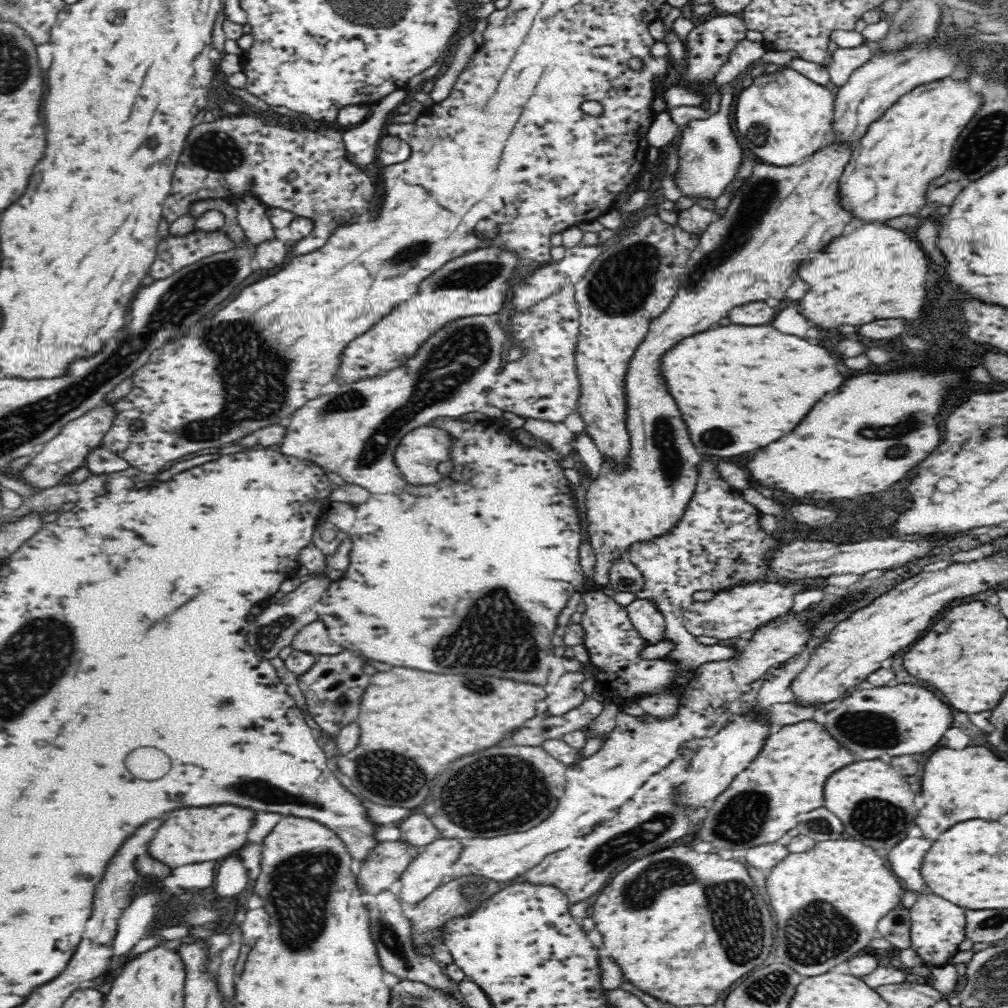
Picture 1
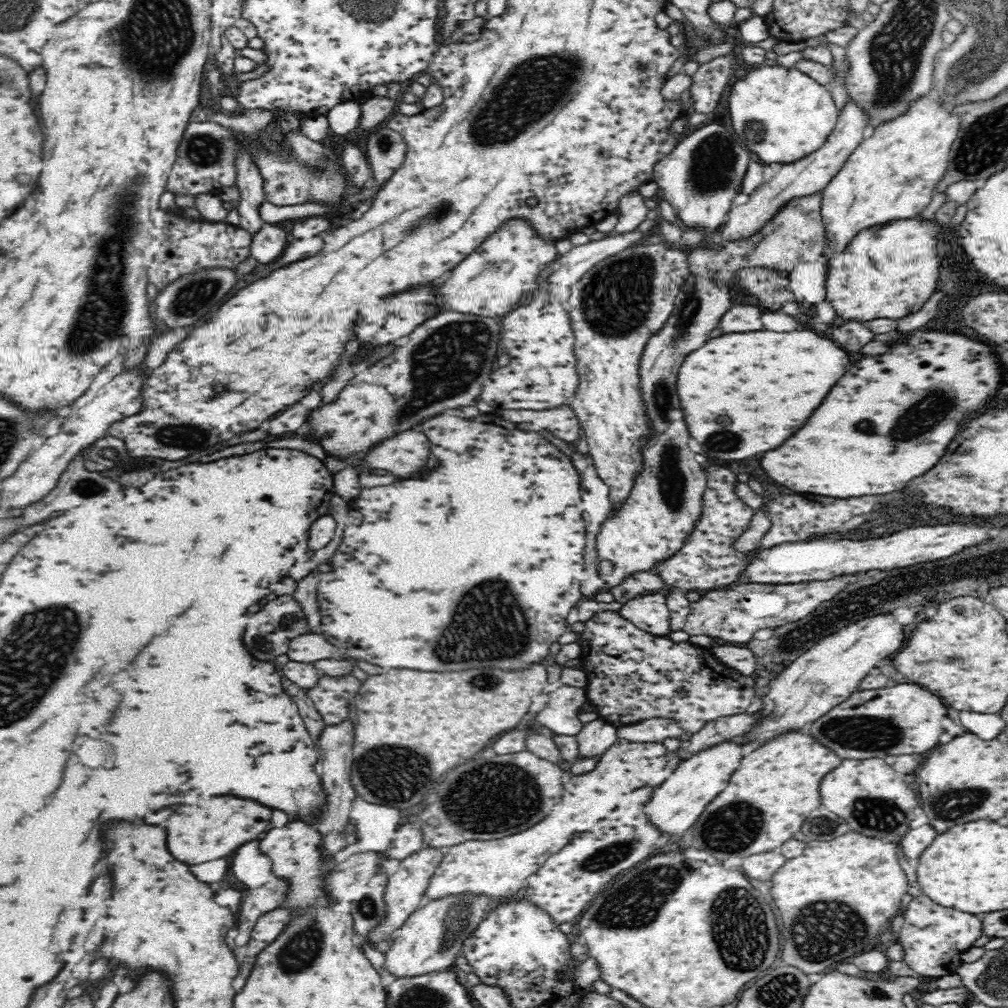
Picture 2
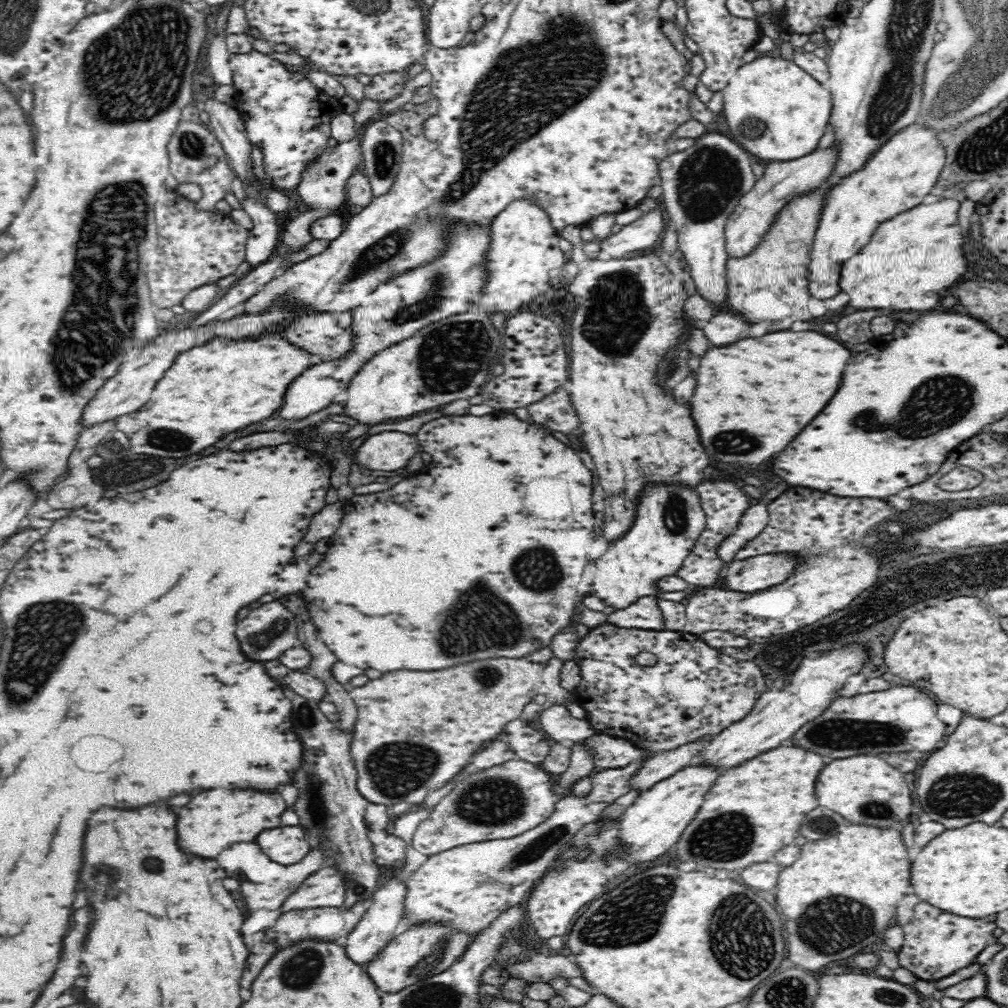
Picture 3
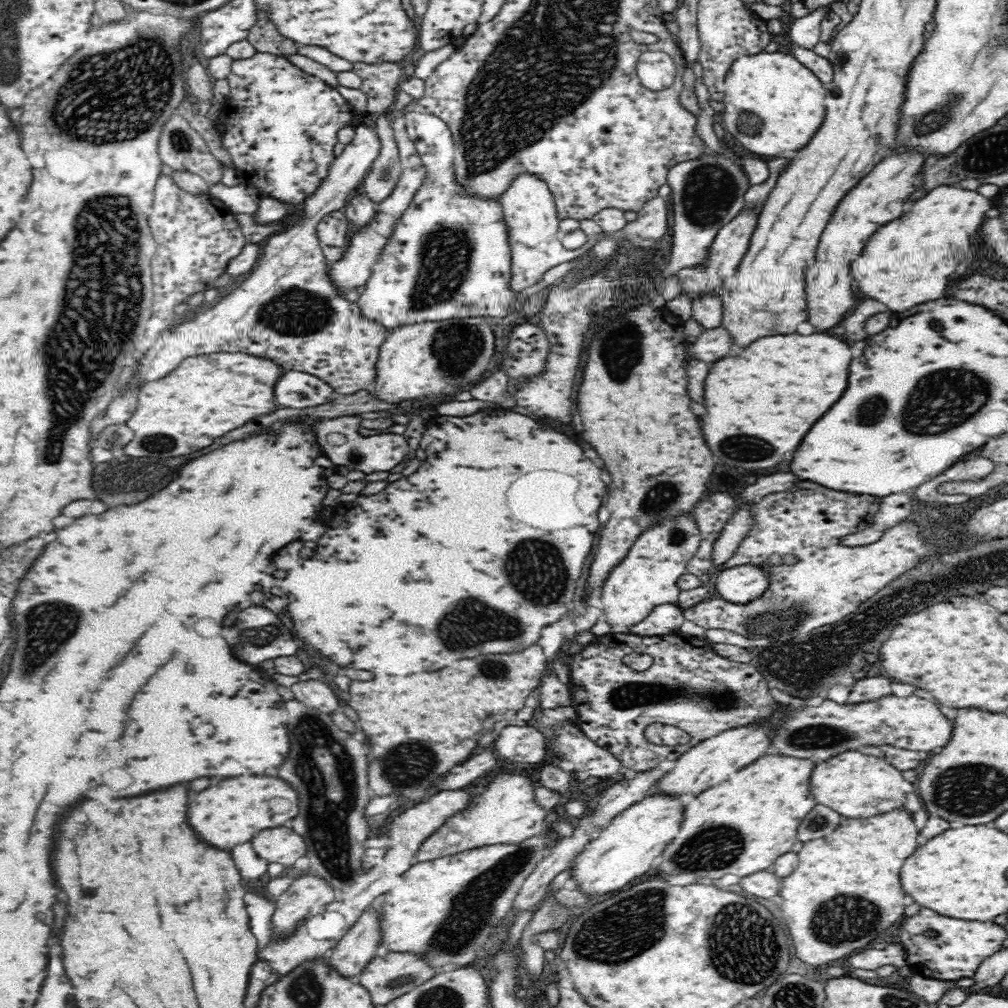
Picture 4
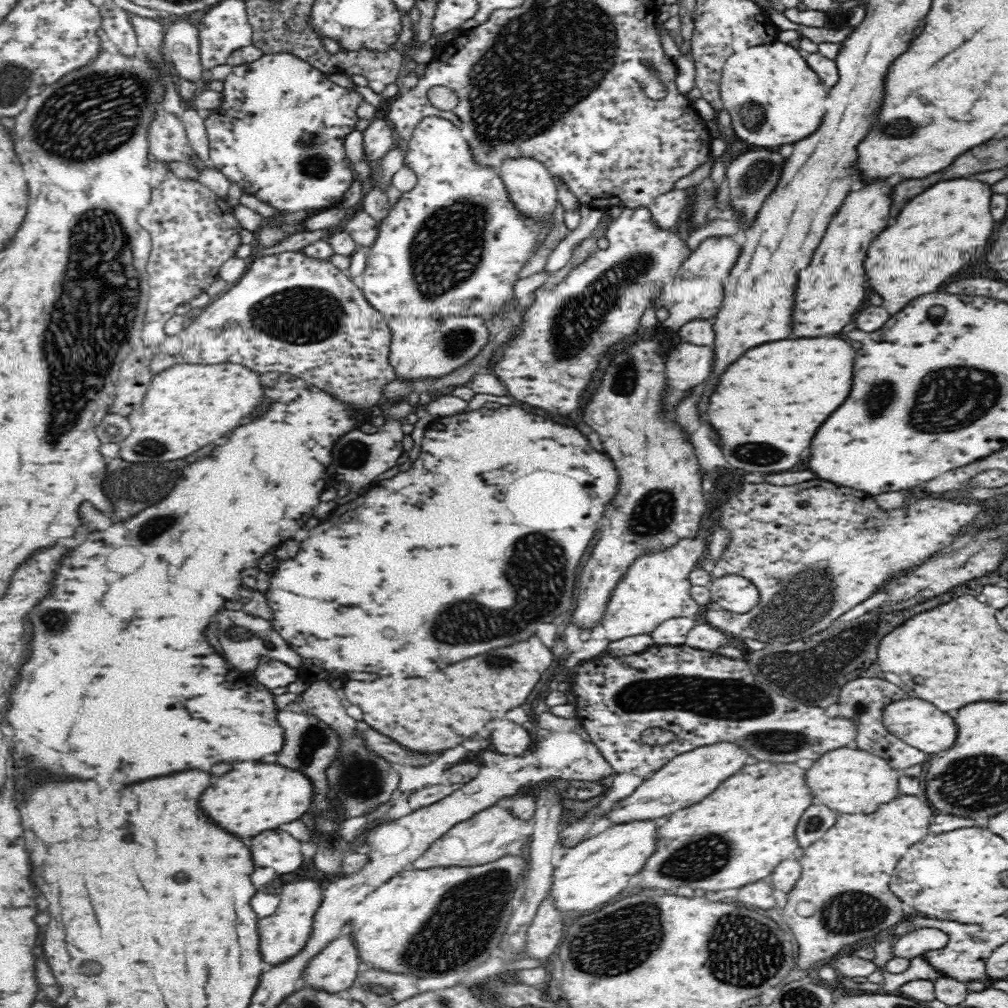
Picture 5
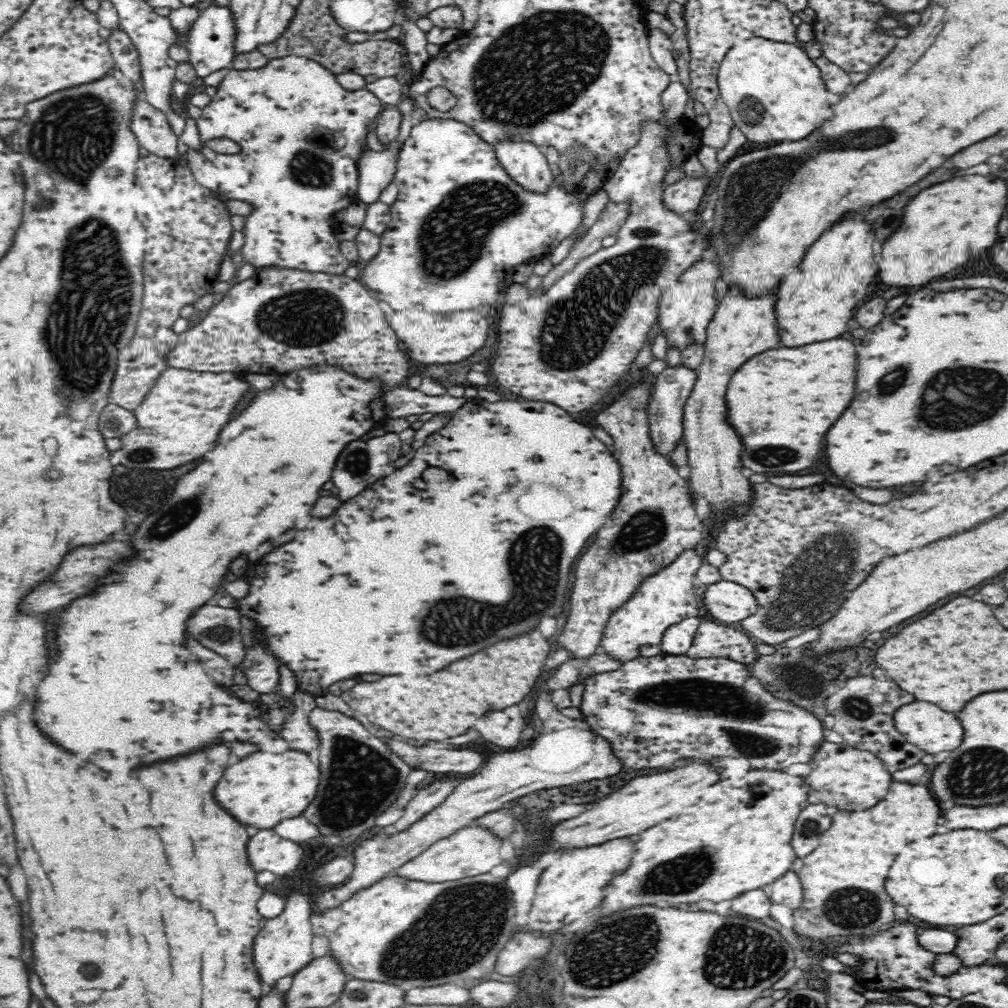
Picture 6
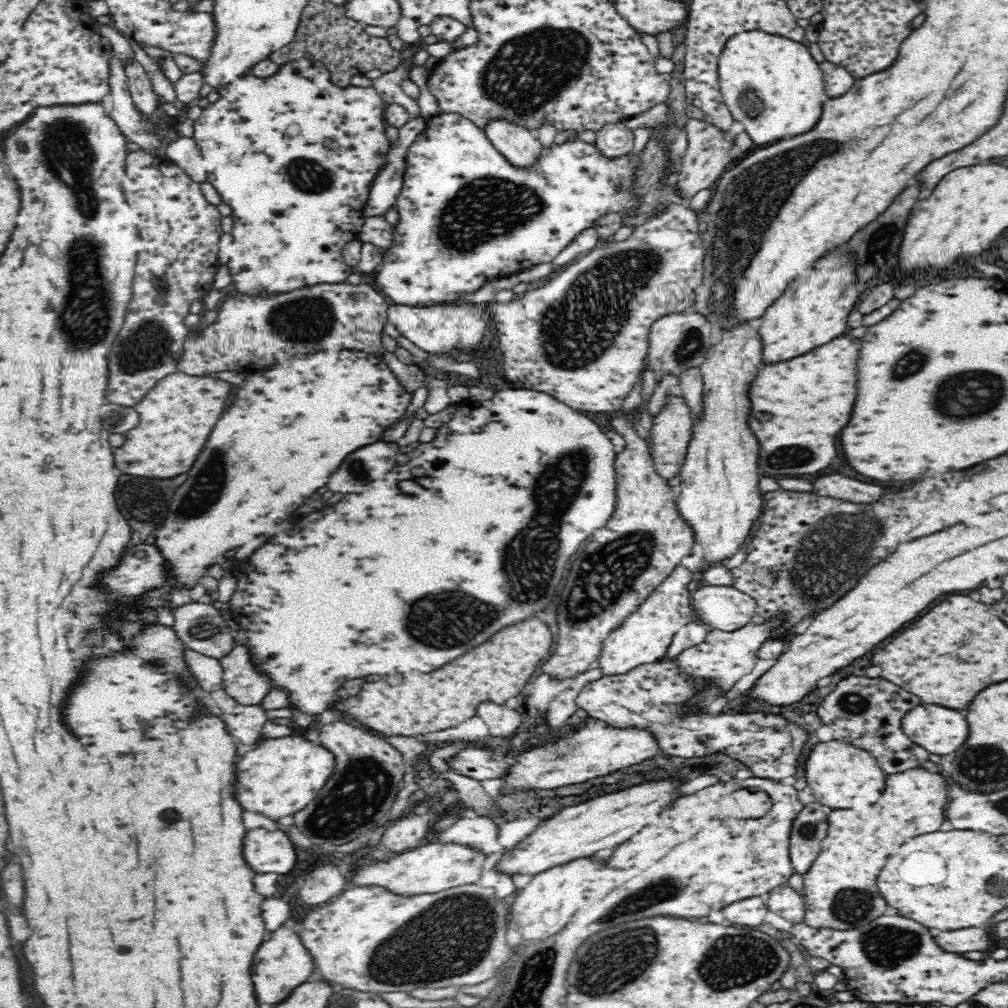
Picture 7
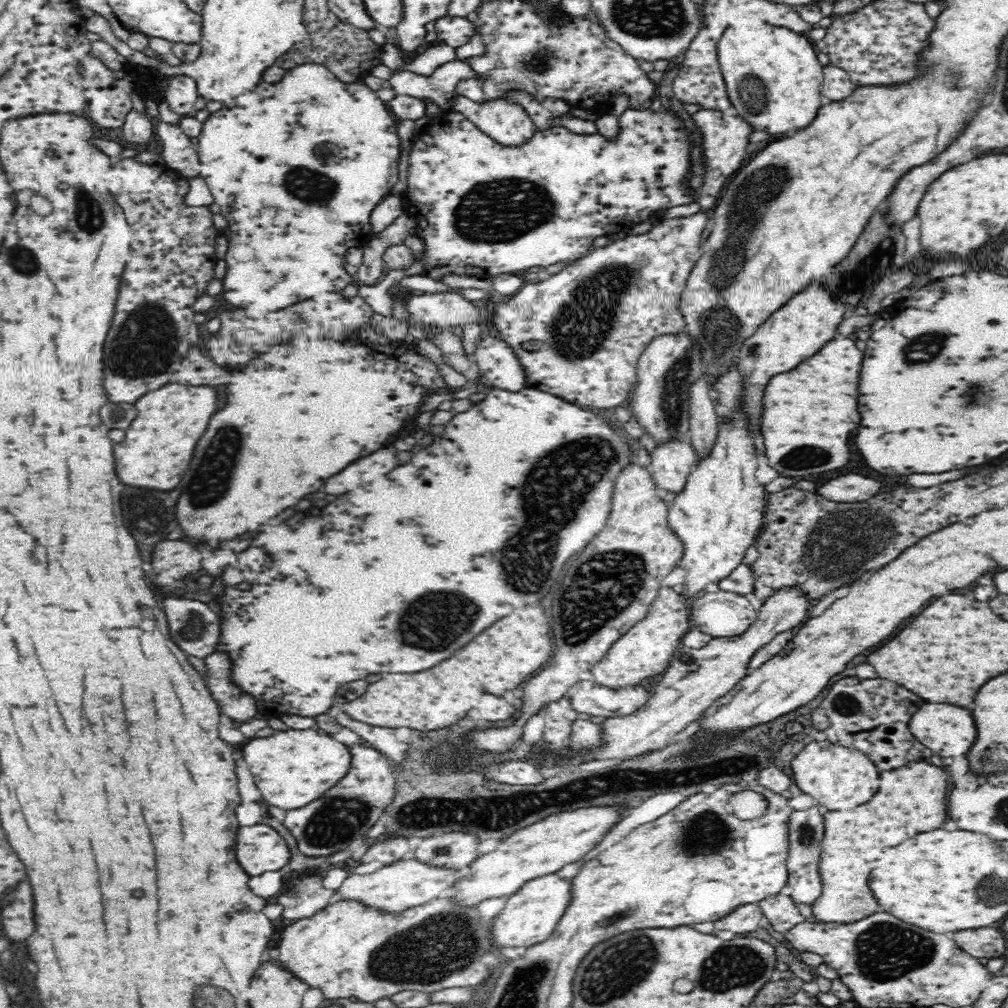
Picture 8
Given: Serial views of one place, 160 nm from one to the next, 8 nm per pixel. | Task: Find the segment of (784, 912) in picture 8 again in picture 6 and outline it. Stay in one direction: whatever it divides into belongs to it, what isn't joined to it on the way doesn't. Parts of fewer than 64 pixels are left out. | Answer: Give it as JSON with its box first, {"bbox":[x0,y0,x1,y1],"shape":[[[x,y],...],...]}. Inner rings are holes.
{"bbox":[763,869,803,910],"shape":[[[792,869],[784,872],[780,878],[764,884],[763,891],[770,897],[771,902],[786,904],[796,910],[803,900],[803,886],[796,871]]]}

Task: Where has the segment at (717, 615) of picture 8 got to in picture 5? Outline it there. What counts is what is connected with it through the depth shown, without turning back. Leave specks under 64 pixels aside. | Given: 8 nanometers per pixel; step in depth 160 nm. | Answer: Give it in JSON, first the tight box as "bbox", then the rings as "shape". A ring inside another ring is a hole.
{"bbox":[708,575,759,614],"shape":[[[740,575],[714,577],[708,588],[711,601],[716,602],[724,610],[742,614],[759,604],[758,588]]]}

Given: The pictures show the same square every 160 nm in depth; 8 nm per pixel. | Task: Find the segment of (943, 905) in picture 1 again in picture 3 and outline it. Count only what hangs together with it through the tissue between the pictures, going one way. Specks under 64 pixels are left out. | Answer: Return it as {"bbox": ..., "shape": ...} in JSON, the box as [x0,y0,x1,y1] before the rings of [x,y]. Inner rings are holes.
{"bbox":[894,902,997,981],"shape":[[[918,902],[913,906],[913,916],[903,924],[904,944],[894,953],[898,964],[914,974],[918,979],[937,981],[954,974],[960,968],[966,968],[974,958],[990,944],[997,944],[992,935],[996,928],[994,921],[966,918],[949,912],[942,912],[932,904]]]}

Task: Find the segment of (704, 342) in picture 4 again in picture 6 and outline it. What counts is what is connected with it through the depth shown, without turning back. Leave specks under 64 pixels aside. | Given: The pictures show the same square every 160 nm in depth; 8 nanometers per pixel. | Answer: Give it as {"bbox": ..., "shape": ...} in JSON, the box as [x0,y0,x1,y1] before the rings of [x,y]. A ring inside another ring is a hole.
{"bbox":[647,362,697,456],"shape":[[[680,362],[677,366],[666,367],[655,377],[654,392],[651,394],[651,399],[647,406],[647,417],[655,449],[666,456],[666,454],[669,455],[676,448],[678,440],[683,436],[685,404],[694,390],[694,385],[697,381],[697,371],[686,367],[684,363]]]}

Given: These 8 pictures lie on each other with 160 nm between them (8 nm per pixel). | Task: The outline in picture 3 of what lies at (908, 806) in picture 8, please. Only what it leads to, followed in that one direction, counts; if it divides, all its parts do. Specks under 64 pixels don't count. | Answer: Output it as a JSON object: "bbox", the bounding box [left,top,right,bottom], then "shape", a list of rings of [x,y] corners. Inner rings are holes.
{"bbox":[776,824,910,970],"shape":[[[850,824],[826,840],[808,840],[792,866],[779,872],[776,906],[784,916],[788,958],[805,970],[850,958],[882,940],[898,902],[910,892],[908,854],[900,832]]]}

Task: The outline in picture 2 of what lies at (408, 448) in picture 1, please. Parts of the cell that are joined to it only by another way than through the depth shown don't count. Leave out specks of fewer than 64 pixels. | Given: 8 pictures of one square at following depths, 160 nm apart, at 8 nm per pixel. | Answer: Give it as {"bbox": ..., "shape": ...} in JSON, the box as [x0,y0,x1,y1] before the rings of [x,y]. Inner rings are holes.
{"bbox":[361,430,430,479],"shape":[[[407,430],[372,447],[361,460],[361,470],[383,468],[397,477],[400,476],[400,478],[414,479],[414,476],[424,478],[426,474],[418,474],[418,472],[428,472],[428,470],[422,470],[426,466],[428,458],[430,458],[430,441],[428,438],[424,436],[421,430],[418,430],[418,432]]]}

